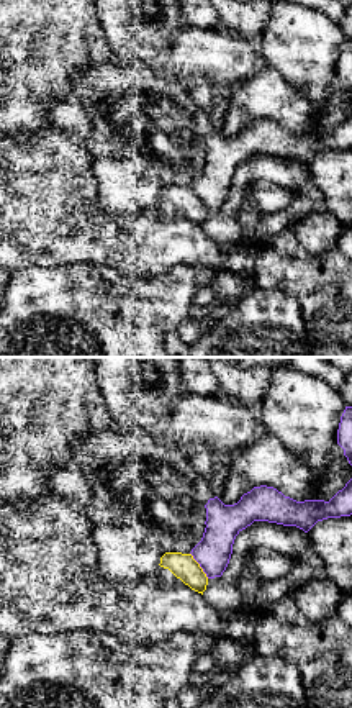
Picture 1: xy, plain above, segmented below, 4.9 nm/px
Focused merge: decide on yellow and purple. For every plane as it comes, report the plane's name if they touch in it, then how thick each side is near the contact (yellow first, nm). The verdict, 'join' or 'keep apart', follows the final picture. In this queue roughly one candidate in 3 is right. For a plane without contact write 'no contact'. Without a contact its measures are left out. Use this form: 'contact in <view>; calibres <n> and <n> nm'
contact in xy; calibres 120 and 180 nm

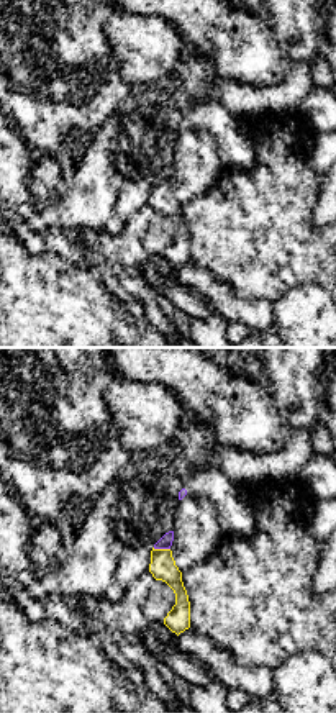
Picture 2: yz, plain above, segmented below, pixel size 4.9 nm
contact in yz; calibres 130 and 60 nm

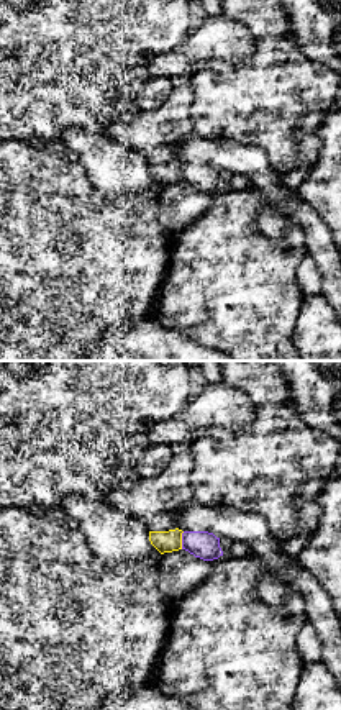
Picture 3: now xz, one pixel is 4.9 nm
contact in xz; calibres 110 and 140 nm

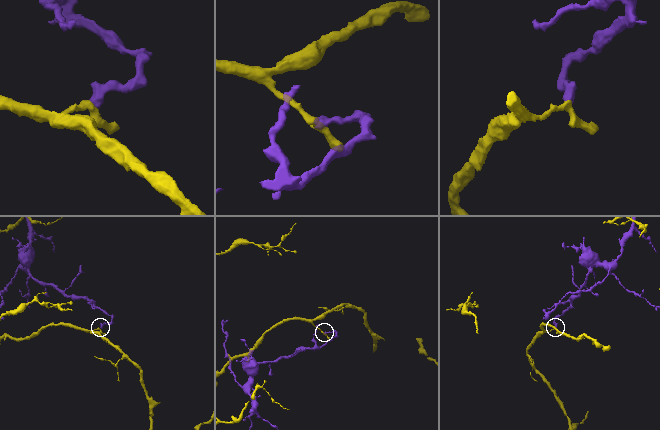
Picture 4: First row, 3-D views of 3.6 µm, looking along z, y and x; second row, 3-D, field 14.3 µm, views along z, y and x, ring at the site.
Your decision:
keep apart

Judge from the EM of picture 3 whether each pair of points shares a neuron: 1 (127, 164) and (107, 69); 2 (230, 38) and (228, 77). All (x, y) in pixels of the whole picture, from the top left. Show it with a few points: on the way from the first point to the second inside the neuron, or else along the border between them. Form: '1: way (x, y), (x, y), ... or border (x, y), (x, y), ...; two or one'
1: border (71, 127), (105, 133); two
2: border (254, 38), (250, 58), (207, 61), (192, 74); two

